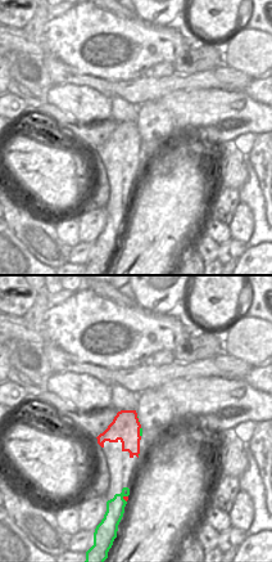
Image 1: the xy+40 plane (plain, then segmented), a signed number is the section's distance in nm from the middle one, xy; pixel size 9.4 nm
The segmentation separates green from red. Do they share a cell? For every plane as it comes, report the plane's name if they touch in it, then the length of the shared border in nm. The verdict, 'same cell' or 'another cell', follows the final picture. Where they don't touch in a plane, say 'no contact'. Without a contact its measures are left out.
xy+40 | 80 nm

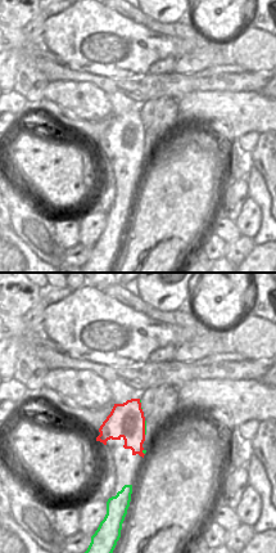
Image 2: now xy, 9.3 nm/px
xy | 130 nm

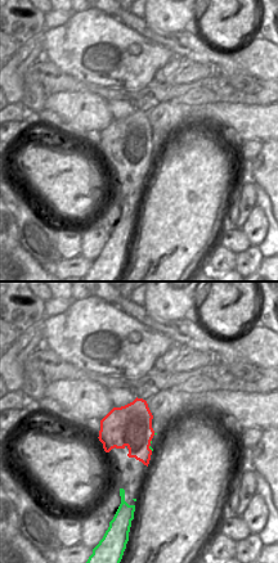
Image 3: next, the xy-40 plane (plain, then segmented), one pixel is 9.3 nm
xy-40 | 70 nm

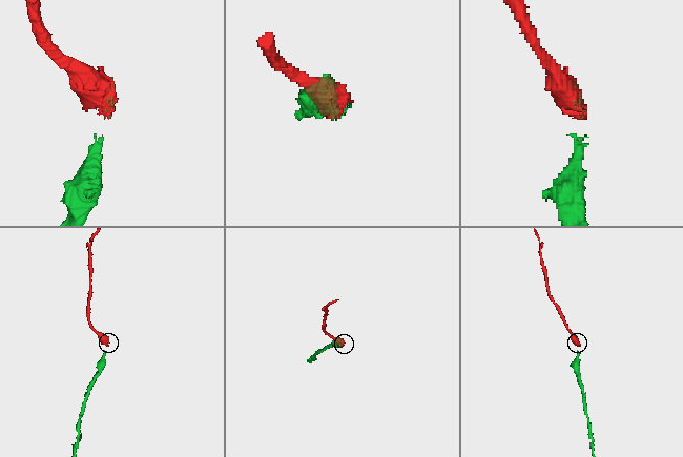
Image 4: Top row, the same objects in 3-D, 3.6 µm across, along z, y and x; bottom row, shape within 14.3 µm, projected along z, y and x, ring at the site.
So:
same cell

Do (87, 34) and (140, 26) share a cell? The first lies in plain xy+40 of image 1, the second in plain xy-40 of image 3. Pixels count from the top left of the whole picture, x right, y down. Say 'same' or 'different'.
different

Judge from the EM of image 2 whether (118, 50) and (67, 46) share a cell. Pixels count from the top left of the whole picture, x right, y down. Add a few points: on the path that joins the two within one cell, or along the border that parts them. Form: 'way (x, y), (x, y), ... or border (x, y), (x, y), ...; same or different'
way (105, 46), (80, 46); same

